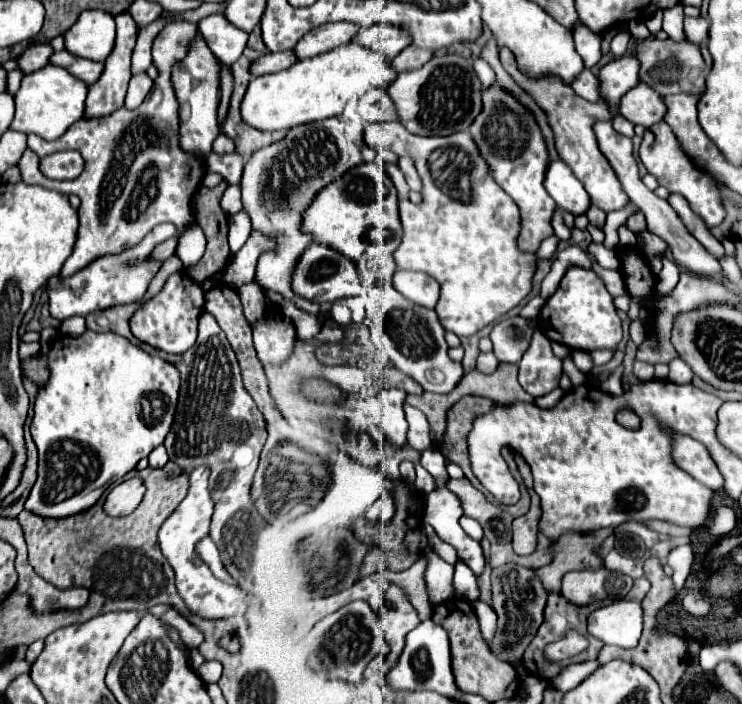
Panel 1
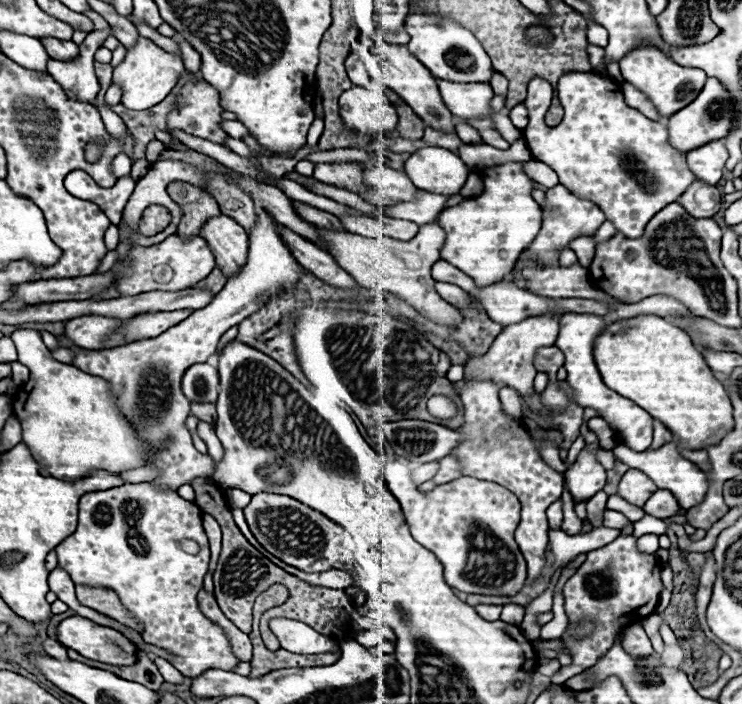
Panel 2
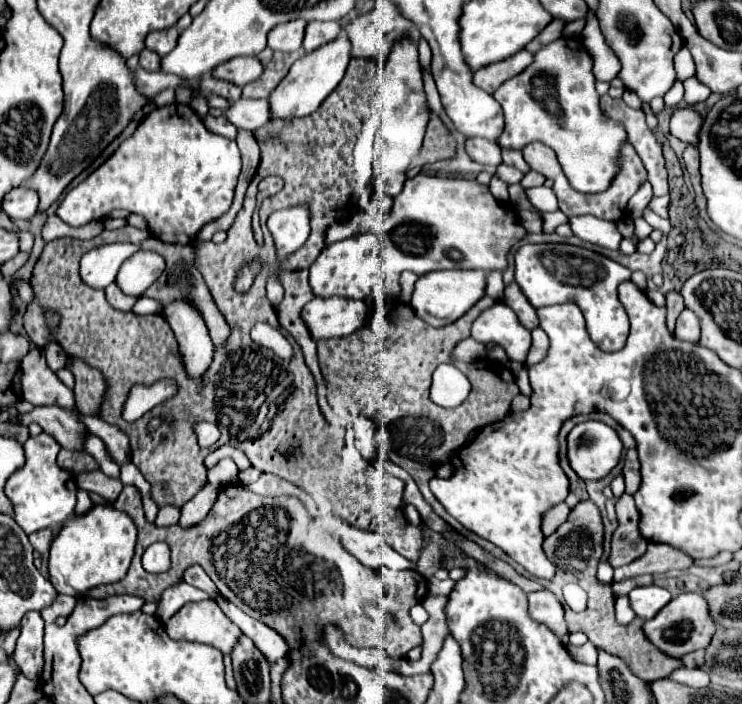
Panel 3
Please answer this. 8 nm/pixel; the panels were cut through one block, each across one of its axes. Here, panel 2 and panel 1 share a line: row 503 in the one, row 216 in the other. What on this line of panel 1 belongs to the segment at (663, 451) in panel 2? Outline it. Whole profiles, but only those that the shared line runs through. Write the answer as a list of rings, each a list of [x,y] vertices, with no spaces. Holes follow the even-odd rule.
[[[670,194],[670,196],[668,196],[668,202],[670,202],[670,206],[676,210],[676,214],[680,216],[680,220],[682,220],[684,226],[688,228],[688,232],[690,232],[700,244],[704,244],[712,256],[716,256],[718,260],[726,258],[726,250],[724,250],[722,242],[710,232],[710,228],[706,226],[706,222],[704,222],[696,212],[692,212],[692,208],[690,208],[690,204],[686,202],[684,196],[680,196],[680,194]]]

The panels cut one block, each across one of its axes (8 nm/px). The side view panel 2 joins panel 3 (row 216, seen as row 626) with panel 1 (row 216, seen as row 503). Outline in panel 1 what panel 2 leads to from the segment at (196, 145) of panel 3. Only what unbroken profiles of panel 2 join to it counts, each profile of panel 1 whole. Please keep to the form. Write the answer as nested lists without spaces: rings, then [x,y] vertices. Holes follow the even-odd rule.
[[[174,22],[174,24],[168,24],[168,26],[166,26],[166,28],[164,28],[156,38],[154,38],[154,44],[152,44],[152,62],[154,62],[154,66],[158,68],[158,78],[154,80],[154,86],[152,86],[150,94],[146,96],[146,100],[144,100],[136,110],[124,110],[124,108],[120,108],[120,110],[116,110],[116,112],[112,112],[112,114],[108,114],[108,116],[102,116],[102,118],[78,120],[78,122],[72,124],[72,126],[70,126],[70,128],[68,128],[60,138],[52,140],[52,142],[46,142],[46,140],[42,140],[42,138],[38,138],[38,136],[28,136],[28,148],[30,148],[32,152],[36,152],[40,158],[46,158],[46,156],[50,156],[50,154],[56,154],[56,152],[62,152],[65,150],[78,150],[78,152],[82,154],[82,158],[86,160],[84,172],[82,172],[76,180],[50,180],[50,178],[46,178],[46,176],[40,172],[38,156],[34,156],[30,150],[26,150],[26,152],[22,154],[22,158],[20,158],[20,162],[18,162],[18,168],[20,168],[22,180],[24,180],[26,184],[40,184],[40,186],[44,186],[44,188],[52,188],[52,190],[58,190],[58,192],[62,192],[62,194],[76,194],[76,196],[82,200],[82,204],[80,204],[80,228],[78,228],[78,240],[76,240],[76,246],[74,246],[72,256],[66,260],[66,264],[64,264],[64,268],[62,268],[62,272],[60,272],[62,276],[74,274],[76,270],[80,270],[80,268],[84,268],[86,264],[90,264],[90,260],[94,260],[94,258],[98,258],[98,256],[102,256],[102,254],[118,254],[118,252],[122,252],[122,250],[126,250],[126,248],[138,244],[138,242],[140,242],[140,240],[142,240],[142,238],[144,238],[144,236],[146,236],[154,226],[158,226],[158,224],[162,224],[162,222],[172,222],[179,231],[177,231],[177,234],[174,237],[157,245],[150,256],[148,256],[148,260],[167,260],[170,256],[175,254],[178,238],[180,232],[184,230],[184,226],[186,226],[190,220],[194,220],[194,216],[192,216],[192,196],[194,196],[194,192],[198,190],[198,184],[200,184],[200,180],[202,180],[204,174],[206,174],[206,162],[200,160],[200,158],[196,158],[196,156],[192,156],[192,154],[186,154],[186,152],[182,152],[182,150],[178,148],[178,102],[176,102],[176,96],[174,96],[174,88],[172,88],[172,84],[170,84],[170,64],[174,64],[174,60],[182,60],[182,56],[186,54],[186,44],[188,44],[190,38],[194,36],[194,32],[196,32],[196,24]]]

